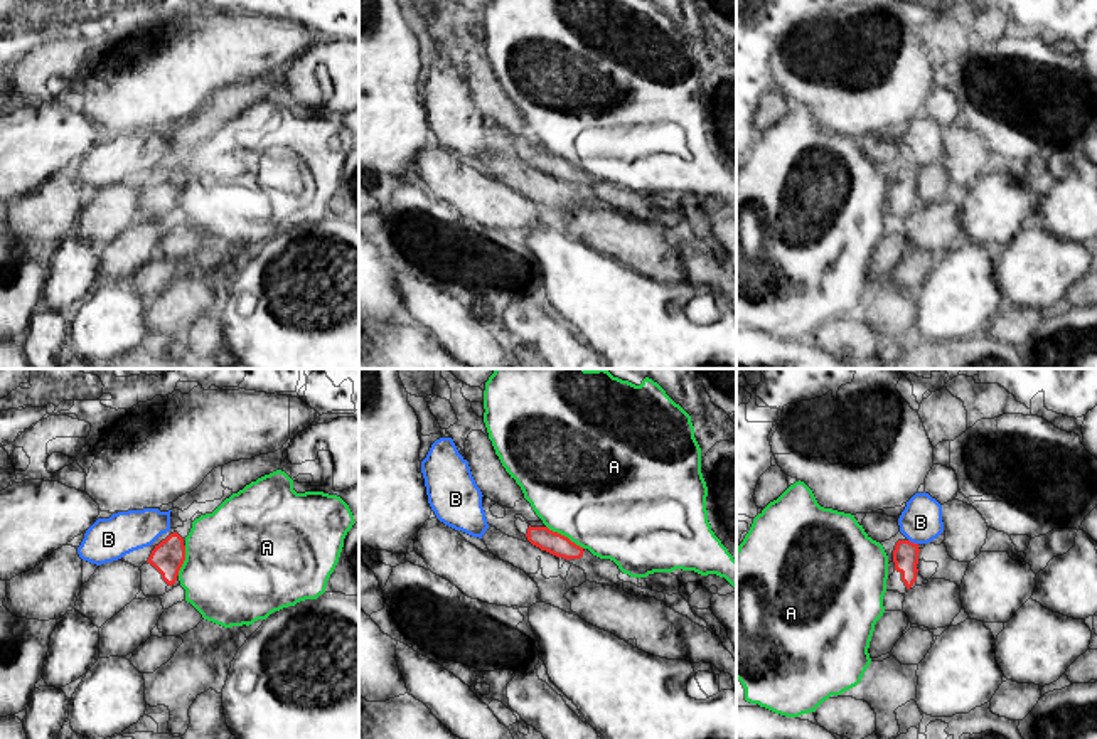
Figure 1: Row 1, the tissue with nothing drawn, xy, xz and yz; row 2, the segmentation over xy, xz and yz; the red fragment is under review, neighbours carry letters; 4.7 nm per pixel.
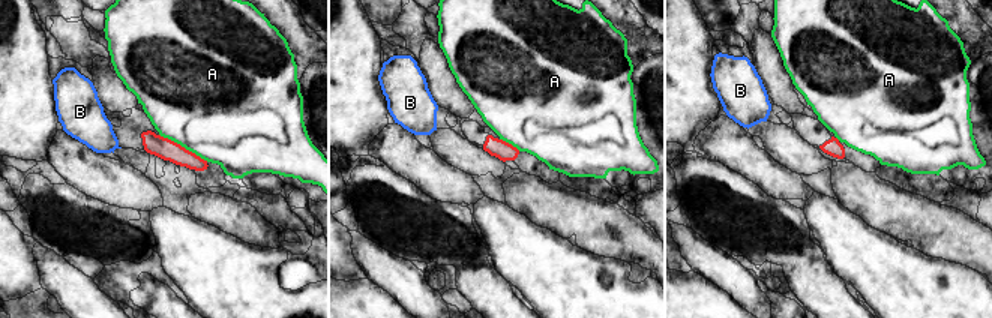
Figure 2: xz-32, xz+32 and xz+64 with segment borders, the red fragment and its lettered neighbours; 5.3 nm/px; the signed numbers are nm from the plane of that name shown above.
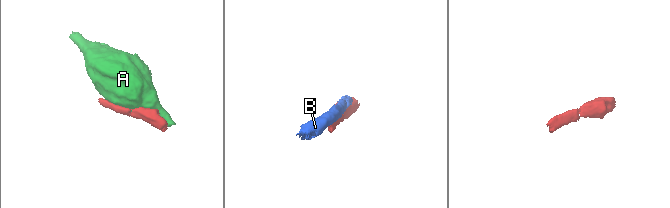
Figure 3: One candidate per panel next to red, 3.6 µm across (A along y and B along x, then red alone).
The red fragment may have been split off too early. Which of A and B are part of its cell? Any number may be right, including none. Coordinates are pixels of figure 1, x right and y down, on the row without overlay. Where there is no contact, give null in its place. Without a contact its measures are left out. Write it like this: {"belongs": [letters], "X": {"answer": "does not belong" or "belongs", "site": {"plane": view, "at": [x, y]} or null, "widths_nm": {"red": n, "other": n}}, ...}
{"belongs": [], "A": {"answer": "does not belong", "site": {"plane": "xz", "at": [563, 159]}, "widths_nm": {"red": 110, "other": 500}}, "B": {"answer": "does not belong", "site": {"plane": "yz", "at": [912, 165]}, "widths_nm": {"red": 130, "other": 200}}}

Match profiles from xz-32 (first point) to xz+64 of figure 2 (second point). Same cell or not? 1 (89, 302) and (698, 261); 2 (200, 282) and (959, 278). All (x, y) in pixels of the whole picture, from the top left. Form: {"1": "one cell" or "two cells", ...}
{"1": "one cell", "2": "one cell"}

